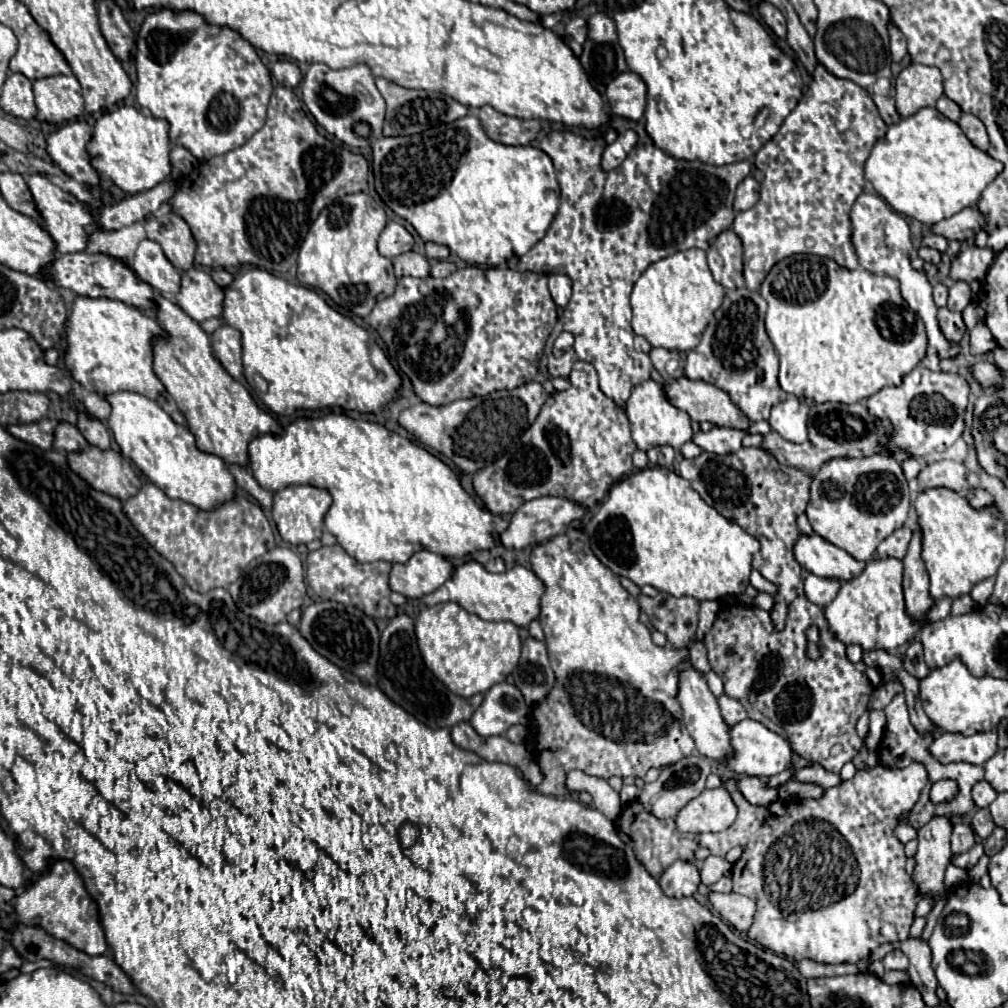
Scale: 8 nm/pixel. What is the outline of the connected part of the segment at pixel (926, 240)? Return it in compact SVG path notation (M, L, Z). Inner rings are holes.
M927 235L927 237L923 237L923 245L945 253L945 249L947 249L947 239L941 237L941 235Z

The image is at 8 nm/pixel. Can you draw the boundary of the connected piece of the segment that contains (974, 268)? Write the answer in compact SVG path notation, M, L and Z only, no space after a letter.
M977 245L965 247L951 263L951 277L955 281L985 281L985 273L993 263L995 253L991 249L981 249Z

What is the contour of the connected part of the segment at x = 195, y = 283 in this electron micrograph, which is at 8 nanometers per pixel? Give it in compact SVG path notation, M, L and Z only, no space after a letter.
M189 269L181 275L181 291L177 305L195 321L205 321L221 315L221 287L203 269Z

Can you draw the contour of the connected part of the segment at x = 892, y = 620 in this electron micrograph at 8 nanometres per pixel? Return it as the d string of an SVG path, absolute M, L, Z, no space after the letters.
M875 557L867 561L863 573L843 583L837 597L825 607L825 619L831 631L837 635L837 639L843 641L845 645L857 643L865 651L869 649L895 651L897 647L903 647L909 641L913 641L927 623L935 623L937 619L945 619L945 615L949 615L951 599L947 597L943 601L937 601L929 609L927 617L913 619L905 609L901 583L903 583L903 561L901 559Z

